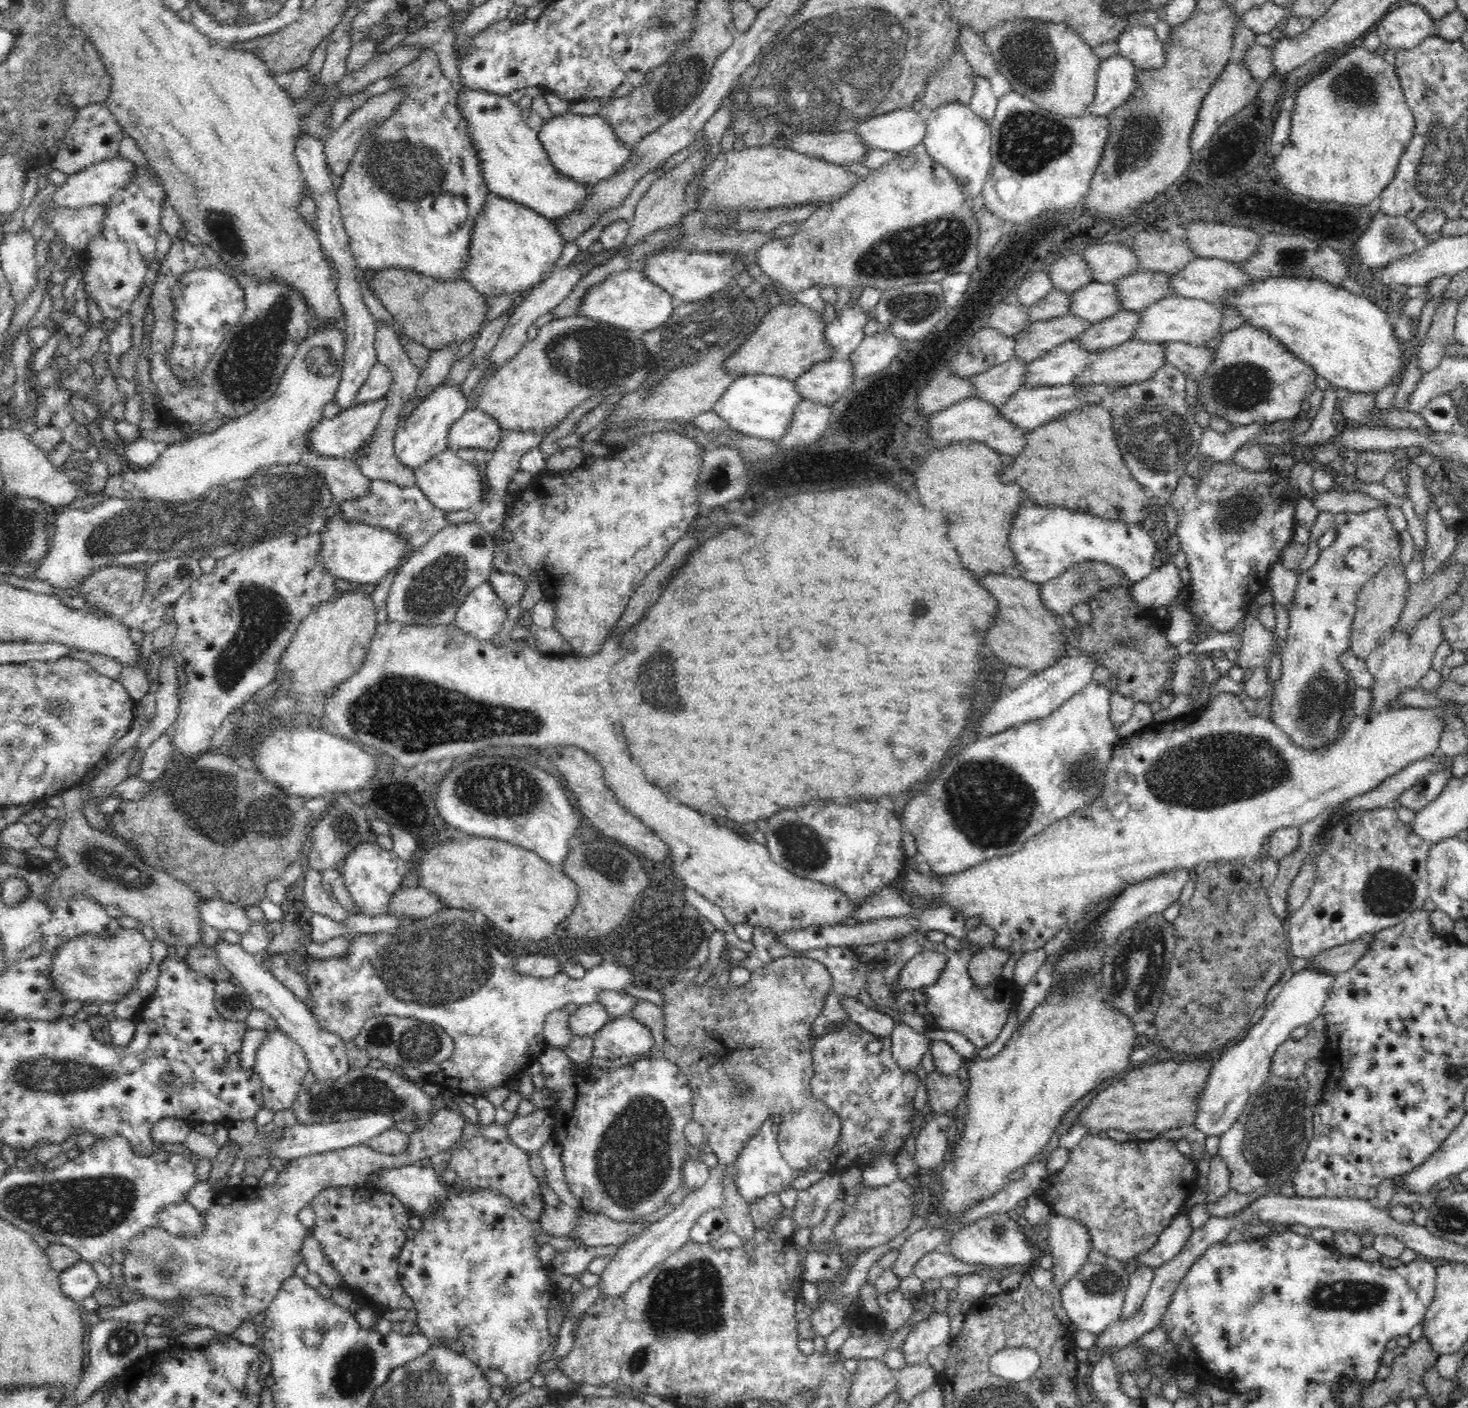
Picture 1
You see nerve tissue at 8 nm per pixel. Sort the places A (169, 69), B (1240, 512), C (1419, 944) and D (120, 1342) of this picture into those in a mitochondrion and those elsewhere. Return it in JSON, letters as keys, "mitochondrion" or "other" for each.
{"A":"other","B":"mitochondrion","C":"other","D":"mitochondrion"}

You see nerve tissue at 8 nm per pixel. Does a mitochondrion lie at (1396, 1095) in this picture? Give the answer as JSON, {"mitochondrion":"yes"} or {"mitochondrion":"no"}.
{"mitochondrion":"no"}

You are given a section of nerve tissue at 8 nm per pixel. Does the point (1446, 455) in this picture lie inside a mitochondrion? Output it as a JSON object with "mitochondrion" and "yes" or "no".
{"mitochondrion":"no"}

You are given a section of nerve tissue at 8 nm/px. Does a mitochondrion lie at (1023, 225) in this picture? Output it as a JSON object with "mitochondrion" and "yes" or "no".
{"mitochondrion":"no"}

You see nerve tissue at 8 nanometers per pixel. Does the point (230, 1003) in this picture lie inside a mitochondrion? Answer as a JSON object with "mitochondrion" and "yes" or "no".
{"mitochondrion":"yes"}

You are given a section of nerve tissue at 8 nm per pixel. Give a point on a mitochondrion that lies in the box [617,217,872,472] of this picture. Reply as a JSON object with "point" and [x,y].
{"point":[701,333]}

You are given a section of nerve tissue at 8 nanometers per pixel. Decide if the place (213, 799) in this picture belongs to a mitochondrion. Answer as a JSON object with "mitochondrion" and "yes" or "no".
{"mitochondrion":"yes"}

